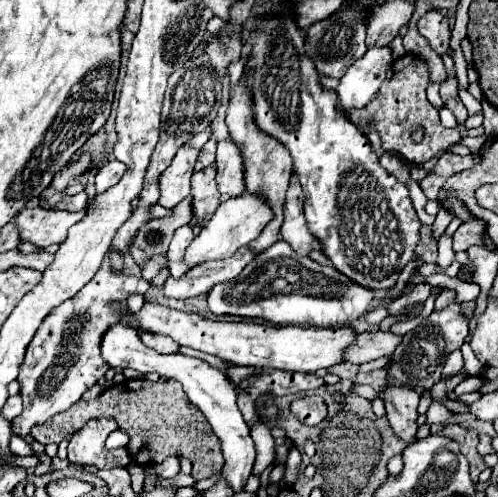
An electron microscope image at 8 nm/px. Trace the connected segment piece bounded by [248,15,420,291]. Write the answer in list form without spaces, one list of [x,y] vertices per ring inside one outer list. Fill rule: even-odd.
[[[282,15],[258,19],[258,25],[262,31],[252,33],[248,39],[248,45],[252,45],[248,85],[254,97],[252,109],[256,125],[288,147],[306,197],[304,215],[308,229],[320,241],[322,253],[332,261],[334,269],[372,291],[388,291],[396,285],[398,275],[412,261],[416,245],[420,243],[420,221],[416,217],[408,187],[380,167],[366,135],[336,107],[336,91],[320,87],[314,61],[304,55],[304,37],[300,35],[296,21],[292,21],[290,15]]]

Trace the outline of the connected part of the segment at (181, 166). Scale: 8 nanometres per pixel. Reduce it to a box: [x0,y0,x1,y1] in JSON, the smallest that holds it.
[160,145,198,209]

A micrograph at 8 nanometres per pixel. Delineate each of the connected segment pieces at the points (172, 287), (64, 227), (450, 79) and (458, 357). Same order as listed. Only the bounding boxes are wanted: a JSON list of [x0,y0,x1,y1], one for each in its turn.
[[164,245,254,299],[16,187,92,247],[439,75,458,102],[441,349,464,380]]

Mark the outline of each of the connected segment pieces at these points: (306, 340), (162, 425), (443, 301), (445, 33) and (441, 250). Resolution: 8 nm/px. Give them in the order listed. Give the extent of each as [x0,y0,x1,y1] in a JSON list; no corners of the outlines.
[[126,303,358,373],[30,381,224,479],[434,289,456,311],[418,11,450,55],[438,235,454,267]]

